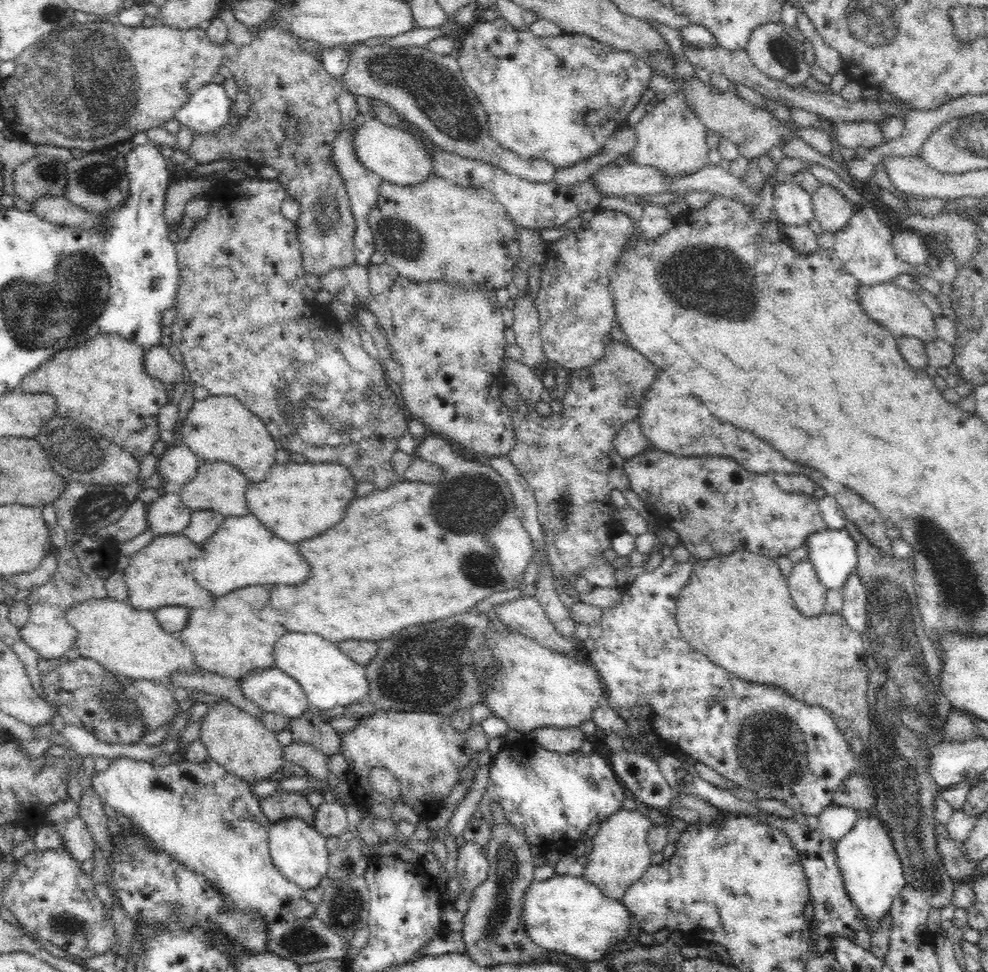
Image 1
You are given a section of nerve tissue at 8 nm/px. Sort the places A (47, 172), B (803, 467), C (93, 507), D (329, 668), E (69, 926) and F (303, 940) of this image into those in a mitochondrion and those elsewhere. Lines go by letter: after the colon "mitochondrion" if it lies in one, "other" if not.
A: mitochondrion
B: other
C: mitochondrion
D: other
E: mitochondrion
F: mitochondrion

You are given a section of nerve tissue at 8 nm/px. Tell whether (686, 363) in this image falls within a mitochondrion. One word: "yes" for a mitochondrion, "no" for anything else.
no

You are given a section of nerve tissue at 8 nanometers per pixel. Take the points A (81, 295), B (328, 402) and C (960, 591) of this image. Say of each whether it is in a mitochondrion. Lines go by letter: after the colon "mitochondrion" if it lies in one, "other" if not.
A: mitochondrion
B: mitochondrion
C: mitochondrion

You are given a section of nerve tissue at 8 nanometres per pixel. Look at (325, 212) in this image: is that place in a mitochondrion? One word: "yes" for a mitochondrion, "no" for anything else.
yes

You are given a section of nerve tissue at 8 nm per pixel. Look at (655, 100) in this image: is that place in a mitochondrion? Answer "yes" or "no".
no

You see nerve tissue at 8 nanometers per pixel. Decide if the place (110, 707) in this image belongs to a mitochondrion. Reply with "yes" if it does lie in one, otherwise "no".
yes

